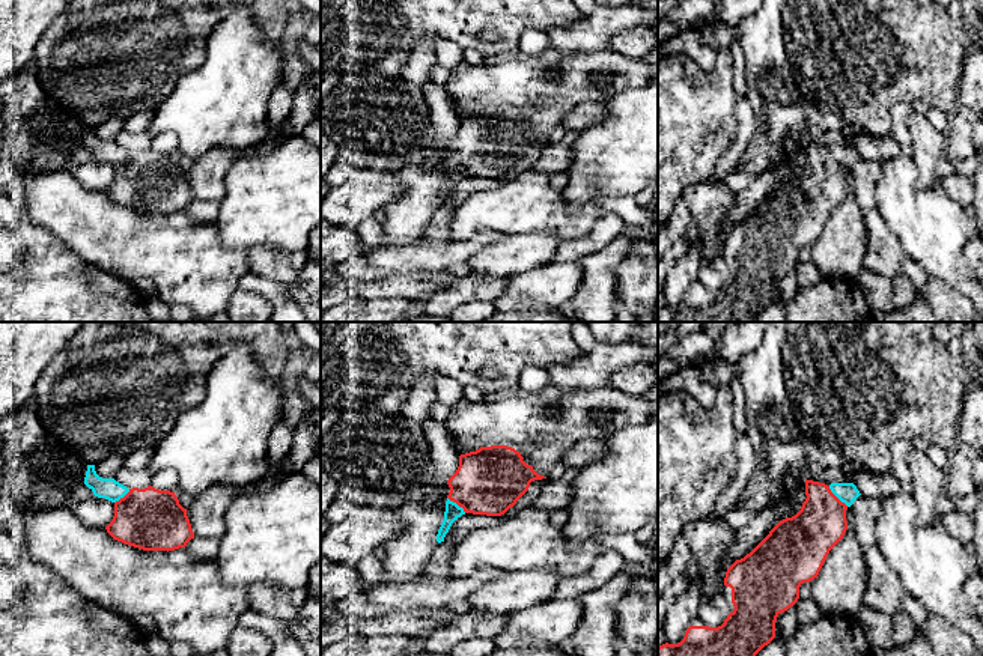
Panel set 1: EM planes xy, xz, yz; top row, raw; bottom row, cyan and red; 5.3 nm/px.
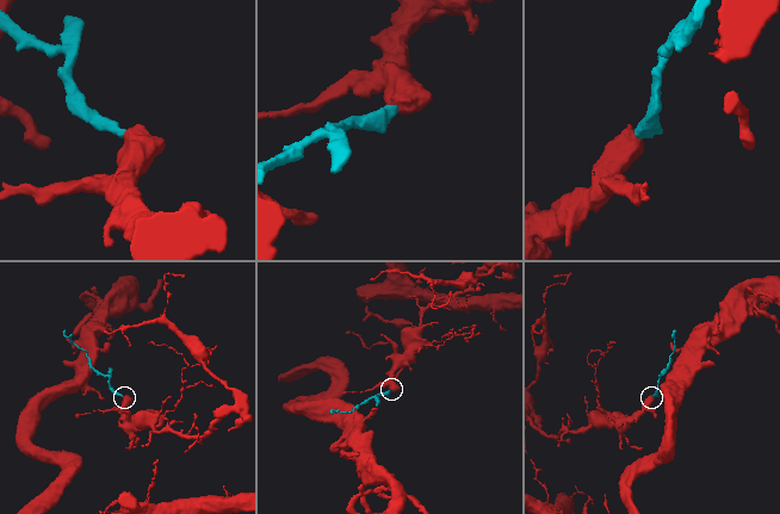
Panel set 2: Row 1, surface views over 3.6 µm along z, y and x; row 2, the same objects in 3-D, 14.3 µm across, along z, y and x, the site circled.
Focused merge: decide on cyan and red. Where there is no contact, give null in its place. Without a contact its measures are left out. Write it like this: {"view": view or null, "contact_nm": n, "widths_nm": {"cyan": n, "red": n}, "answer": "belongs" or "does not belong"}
{"view": "yz", "contact_nm": 160, "widths_nm": {"cyan": 110, "red": 280}, "answer": "belongs"}

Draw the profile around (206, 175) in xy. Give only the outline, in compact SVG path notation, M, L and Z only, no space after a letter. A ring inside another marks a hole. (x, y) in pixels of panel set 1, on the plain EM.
M269 126L265 140L248 149L214 149L196 159L187 170L187 179L194 199L221 202L224 197L224 176L239 156L265 155L285 140L283 126Z

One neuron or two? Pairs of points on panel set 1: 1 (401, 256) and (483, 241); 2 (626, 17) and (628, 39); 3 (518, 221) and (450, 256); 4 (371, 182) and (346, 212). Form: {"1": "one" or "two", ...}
{"1": "one", "2": "two", "3": "two", "4": "one"}

